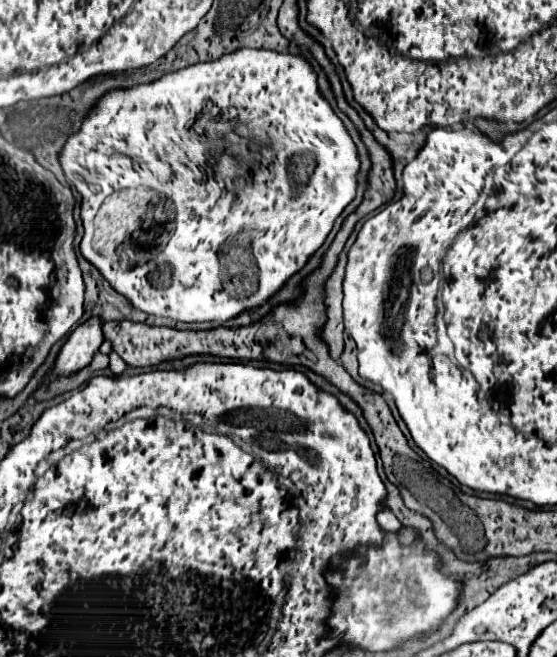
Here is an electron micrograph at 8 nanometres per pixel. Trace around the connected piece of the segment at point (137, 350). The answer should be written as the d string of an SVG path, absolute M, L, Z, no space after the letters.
M108 321L104 323L104 337L112 341L114 351L132 367L152 367L188 355L216 355L242 361L264 359L262 345L256 337L256 323L246 327L216 327L210 331L178 331L170 327L150 327L134 321Z

